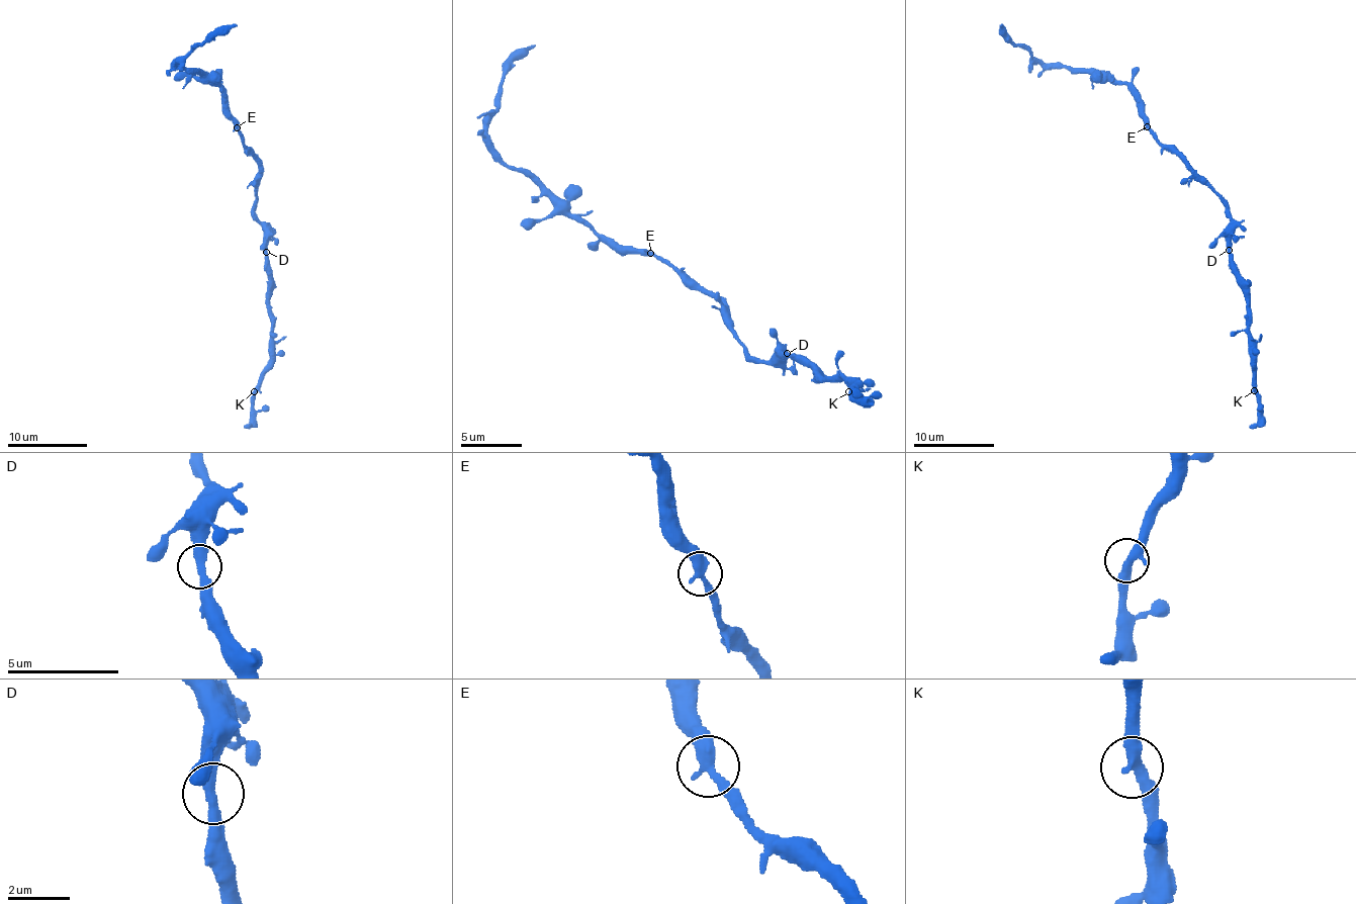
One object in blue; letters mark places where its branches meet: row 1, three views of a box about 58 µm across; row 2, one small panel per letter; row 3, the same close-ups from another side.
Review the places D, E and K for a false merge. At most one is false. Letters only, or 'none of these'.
none of these

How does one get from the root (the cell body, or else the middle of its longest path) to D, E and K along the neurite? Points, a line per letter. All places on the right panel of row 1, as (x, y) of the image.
D: (1187, 164), (1227, 207), (1231, 221), (1229, 250)
E: (1187, 164), (1157, 140), (1147, 125)
K: (1187, 164), (1219, 197), (1231, 221), (1231, 268), (1246, 297), (1254, 390)

